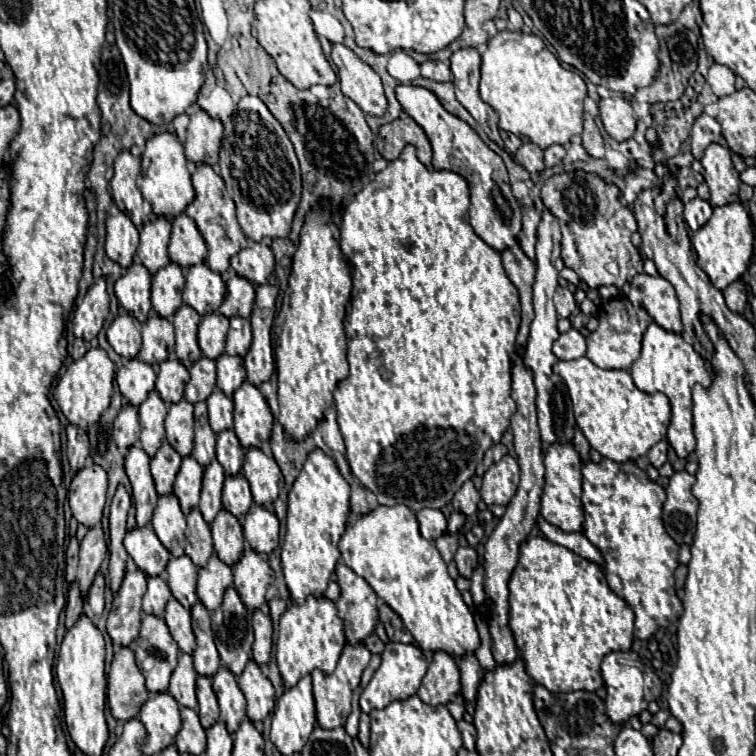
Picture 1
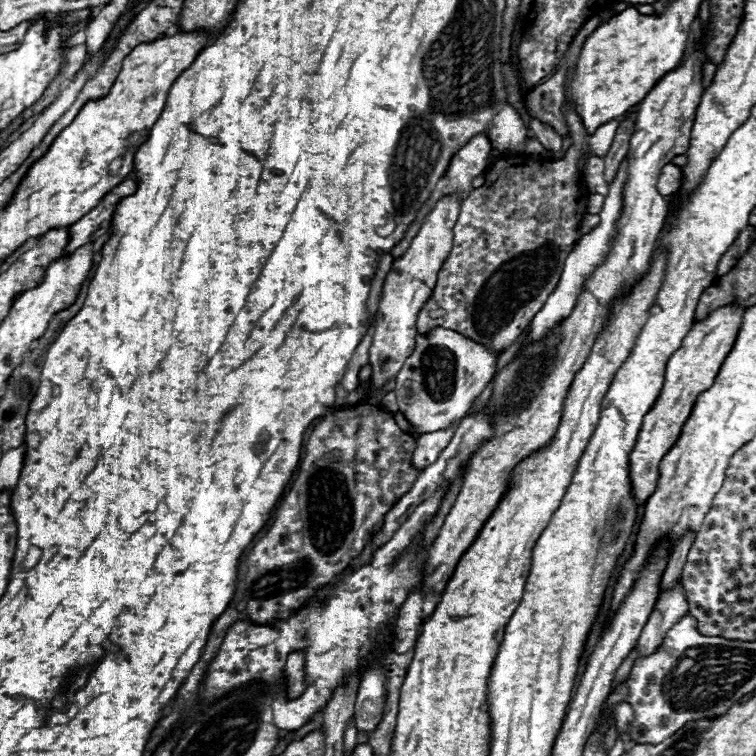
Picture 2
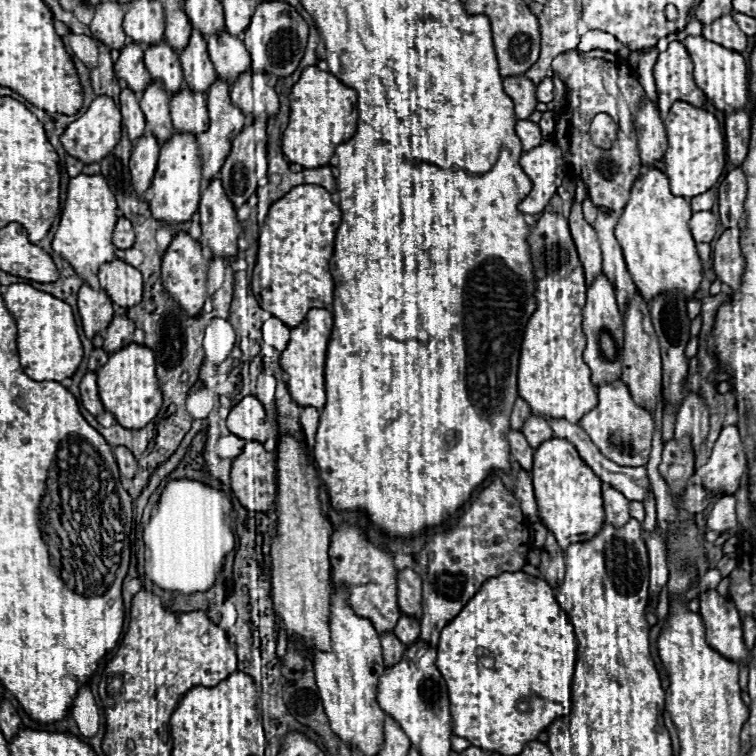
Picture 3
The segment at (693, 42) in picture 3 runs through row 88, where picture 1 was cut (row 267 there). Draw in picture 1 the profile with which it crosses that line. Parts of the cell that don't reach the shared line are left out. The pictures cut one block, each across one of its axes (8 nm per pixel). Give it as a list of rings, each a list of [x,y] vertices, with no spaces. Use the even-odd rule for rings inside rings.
[[[734,202],[714,208],[712,218],[694,234],[692,246],[698,256],[698,266],[710,276],[718,290],[724,290],[728,284],[738,280],[746,272],[754,250],[754,228],[746,206],[742,202]]]

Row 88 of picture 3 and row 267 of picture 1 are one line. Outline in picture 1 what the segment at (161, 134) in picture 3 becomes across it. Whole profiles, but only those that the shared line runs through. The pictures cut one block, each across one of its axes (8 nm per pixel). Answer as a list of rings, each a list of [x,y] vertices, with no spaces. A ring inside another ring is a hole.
[[[156,216],[140,228],[138,260],[148,268],[152,276],[154,272],[170,264],[168,242],[170,242],[170,222],[166,218]]]

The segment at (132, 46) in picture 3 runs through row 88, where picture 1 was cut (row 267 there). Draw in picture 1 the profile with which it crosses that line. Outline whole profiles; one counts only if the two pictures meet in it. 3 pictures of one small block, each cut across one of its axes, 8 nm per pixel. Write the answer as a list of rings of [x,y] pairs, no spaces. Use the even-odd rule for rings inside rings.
[[[132,264],[126,274],[116,282],[116,298],[120,306],[134,316],[140,324],[152,310],[150,304],[150,272],[142,264]]]

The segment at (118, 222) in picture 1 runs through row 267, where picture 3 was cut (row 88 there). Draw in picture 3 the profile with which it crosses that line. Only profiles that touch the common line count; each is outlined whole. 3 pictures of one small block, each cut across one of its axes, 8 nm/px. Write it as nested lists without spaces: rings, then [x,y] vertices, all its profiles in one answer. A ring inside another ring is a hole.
[[[122,88],[120,92],[120,112],[130,140],[136,142],[144,134],[144,114],[138,106],[136,94],[130,88]]]

